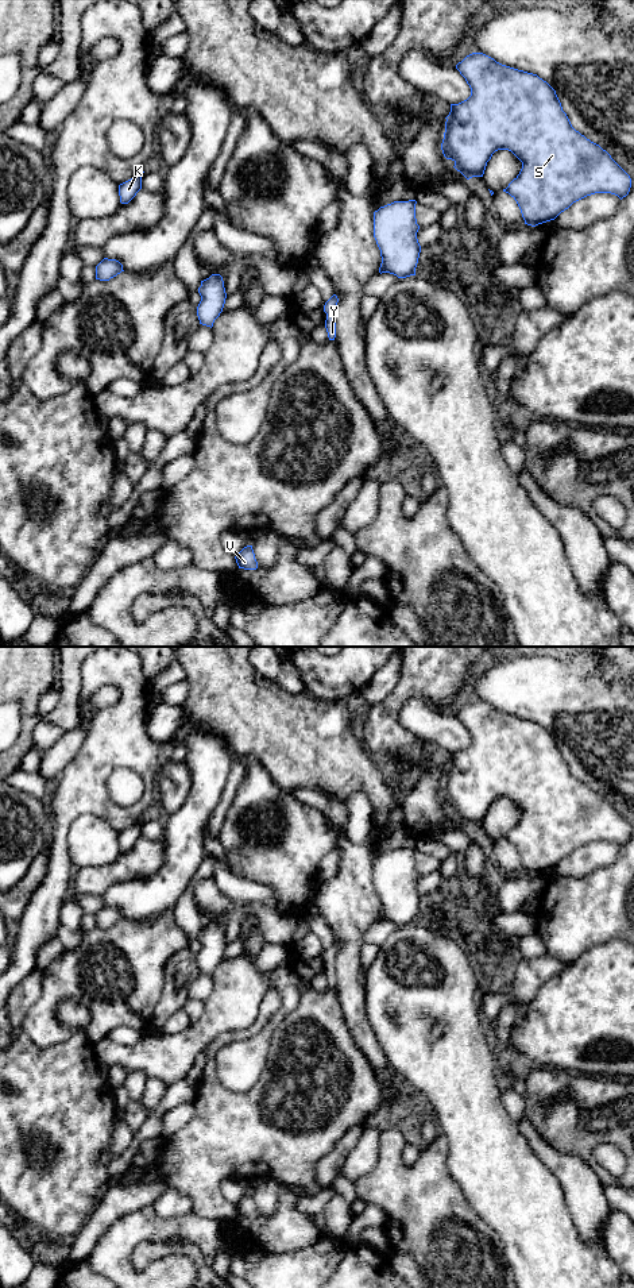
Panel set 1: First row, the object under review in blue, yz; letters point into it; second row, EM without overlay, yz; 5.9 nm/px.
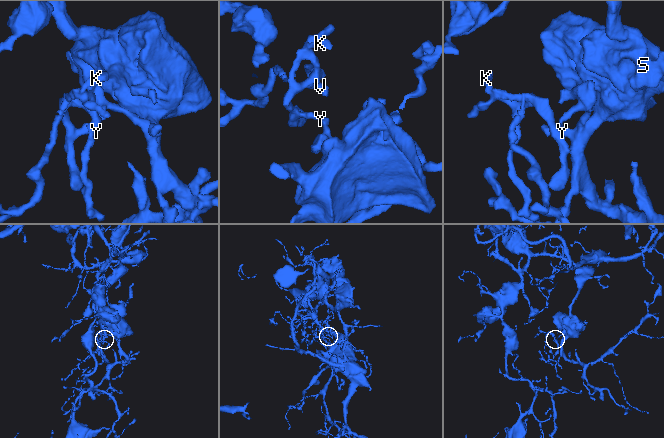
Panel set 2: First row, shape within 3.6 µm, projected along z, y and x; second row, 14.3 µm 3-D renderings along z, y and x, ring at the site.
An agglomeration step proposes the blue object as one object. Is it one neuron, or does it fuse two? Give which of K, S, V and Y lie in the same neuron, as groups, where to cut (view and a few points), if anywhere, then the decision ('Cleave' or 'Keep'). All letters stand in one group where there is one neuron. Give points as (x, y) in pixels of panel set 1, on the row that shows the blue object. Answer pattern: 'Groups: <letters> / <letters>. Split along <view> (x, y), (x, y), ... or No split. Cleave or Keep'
Groups: K S V Y. No split. Keep

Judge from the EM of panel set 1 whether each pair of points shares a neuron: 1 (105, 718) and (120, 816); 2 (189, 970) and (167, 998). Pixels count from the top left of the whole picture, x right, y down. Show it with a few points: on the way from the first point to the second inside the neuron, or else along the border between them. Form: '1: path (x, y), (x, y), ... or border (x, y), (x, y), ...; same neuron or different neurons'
1: path (105, 743), (105, 748), (99, 755), (99, 794); same neuron
2: path (182, 976), (173, 987), (173, 991); same neuron

